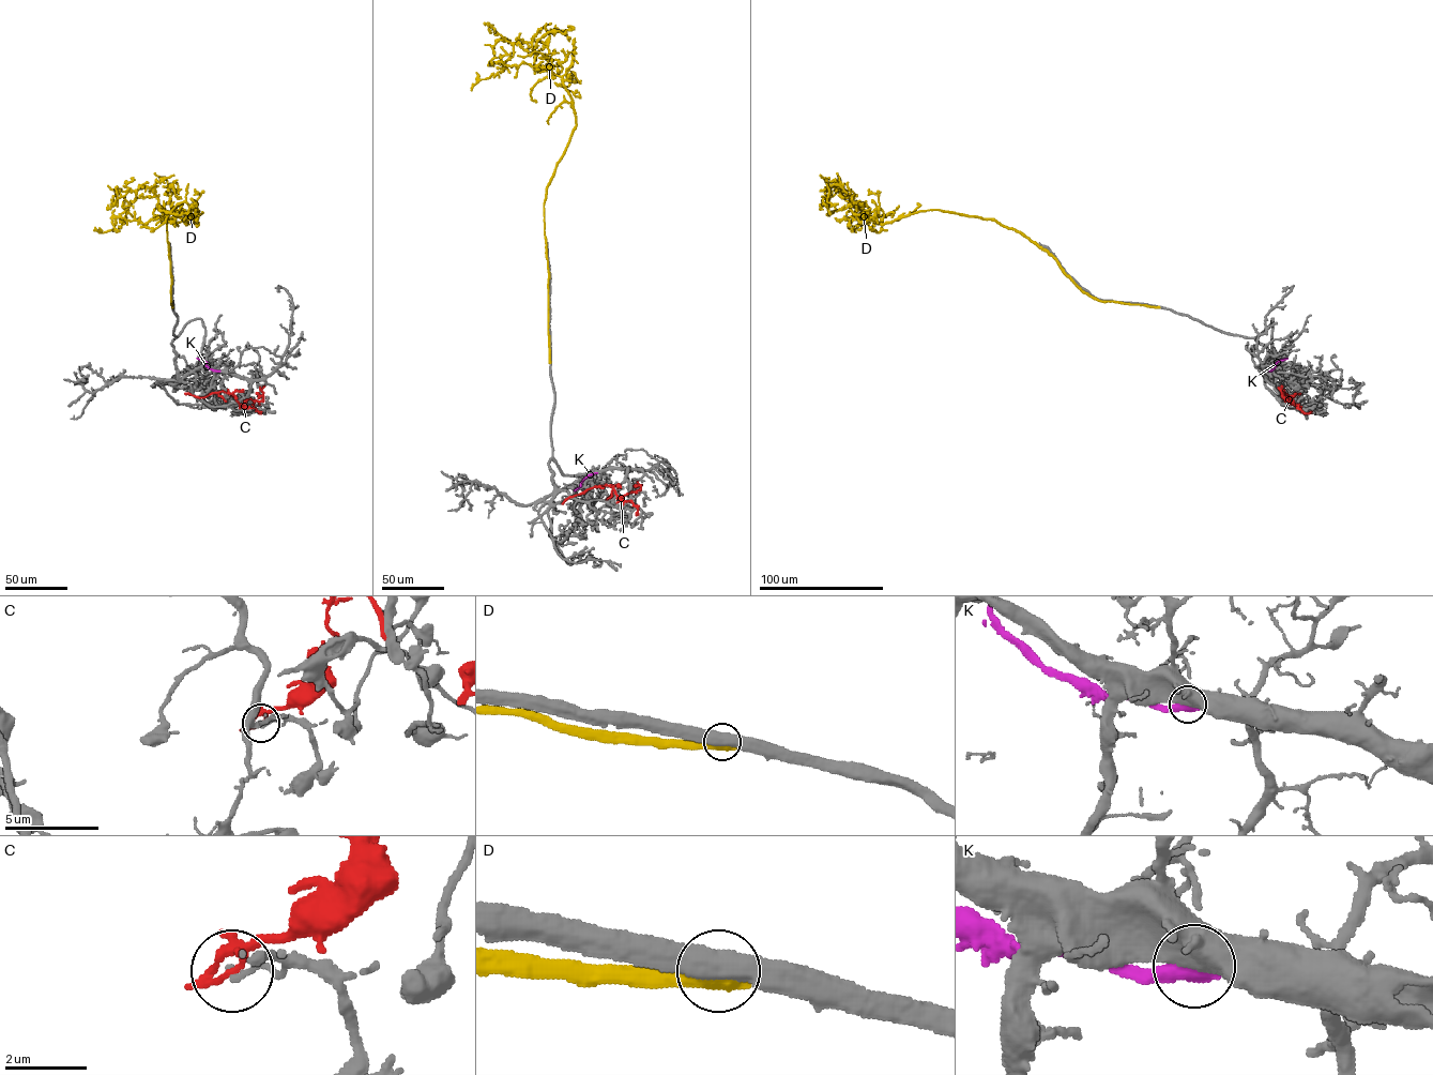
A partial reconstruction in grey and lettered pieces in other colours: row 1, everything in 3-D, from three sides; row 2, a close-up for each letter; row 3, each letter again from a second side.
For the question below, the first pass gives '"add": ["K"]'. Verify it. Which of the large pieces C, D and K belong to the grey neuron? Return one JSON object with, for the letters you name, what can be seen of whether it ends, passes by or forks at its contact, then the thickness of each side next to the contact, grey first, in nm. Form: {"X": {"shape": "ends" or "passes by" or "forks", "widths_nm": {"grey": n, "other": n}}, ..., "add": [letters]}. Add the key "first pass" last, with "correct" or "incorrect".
{"add": [], "first pass": "incorrect"}

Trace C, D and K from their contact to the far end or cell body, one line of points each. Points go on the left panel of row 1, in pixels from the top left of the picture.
C: (230, 395), (235, 396), (223, 391), (200, 397), (185, 393)
D: (172, 306), (166, 224), (198, 210), (186, 224), (156, 206), (154, 187), (145, 186), (118, 229), (94, 230)
K: (219, 371), (211, 369), (197, 358)

